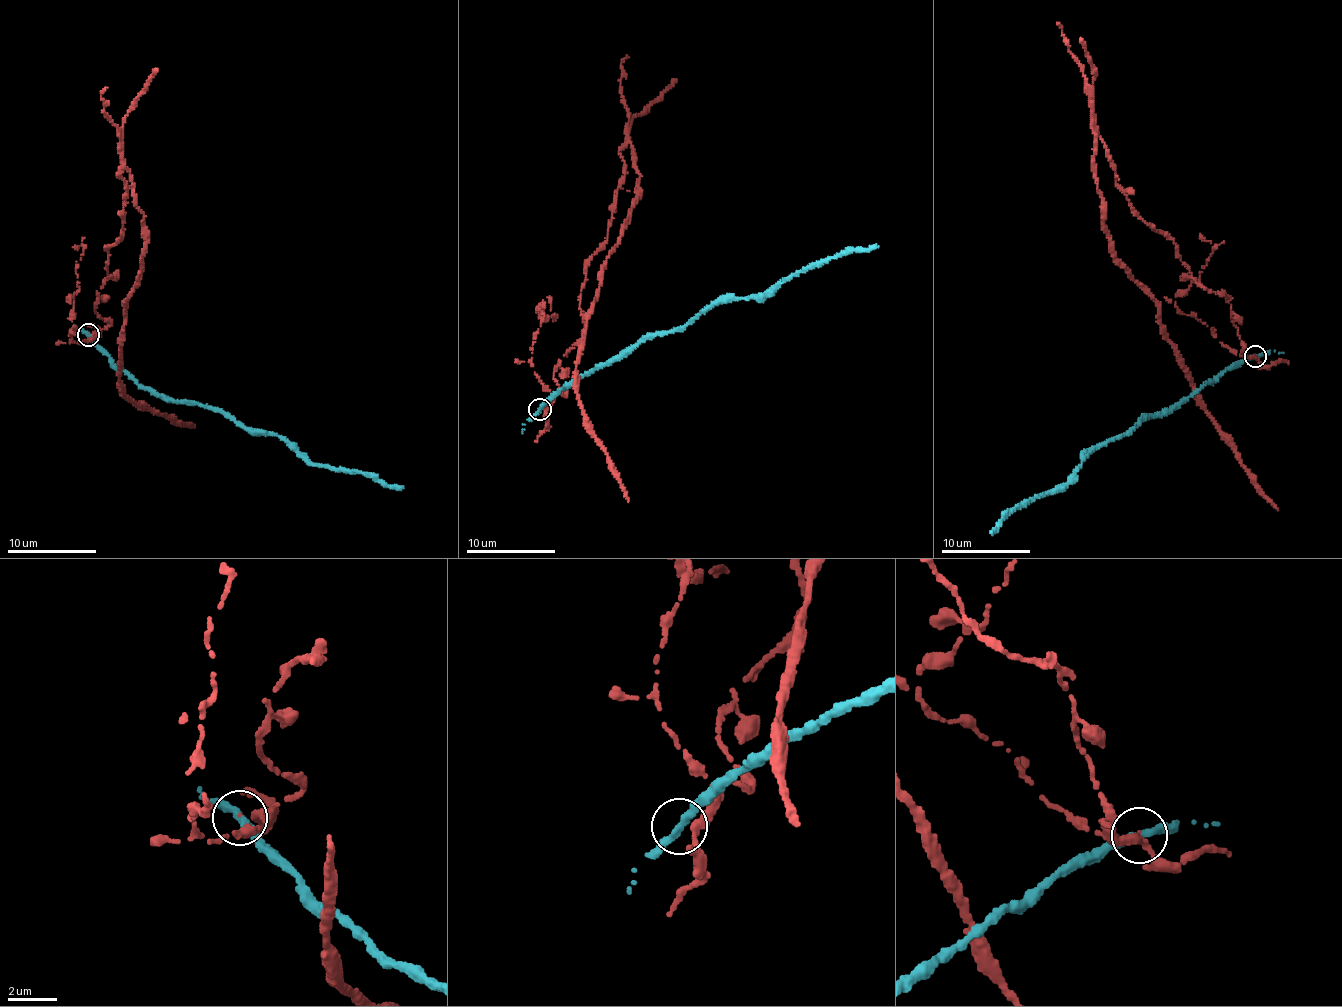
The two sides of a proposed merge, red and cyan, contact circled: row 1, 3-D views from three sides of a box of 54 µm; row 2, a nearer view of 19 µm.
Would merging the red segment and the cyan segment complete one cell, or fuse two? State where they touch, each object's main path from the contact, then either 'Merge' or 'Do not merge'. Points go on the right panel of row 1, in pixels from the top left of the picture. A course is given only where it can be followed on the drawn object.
Place: (1255, 356). Course of red: (1255, 356), (1225, 294), (1133, 210), (1093, 130), (1114, 260), (1278, 510). Course of cyan: (1255, 356), (1233, 364), (1154, 418), (1141, 420), (1131, 431), (1094, 447), (1078, 471), (1015, 509), (992, 532). Do not merge

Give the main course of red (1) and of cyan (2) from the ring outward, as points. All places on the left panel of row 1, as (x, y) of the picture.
1: (88, 334), (110, 323), (97, 291), (115, 278), (125, 169), (147, 252), (119, 391), (195, 427)
2: (88, 334), (139, 384), (177, 402), (217, 407), (247, 427), (287, 439), (309, 461), (403, 486)

